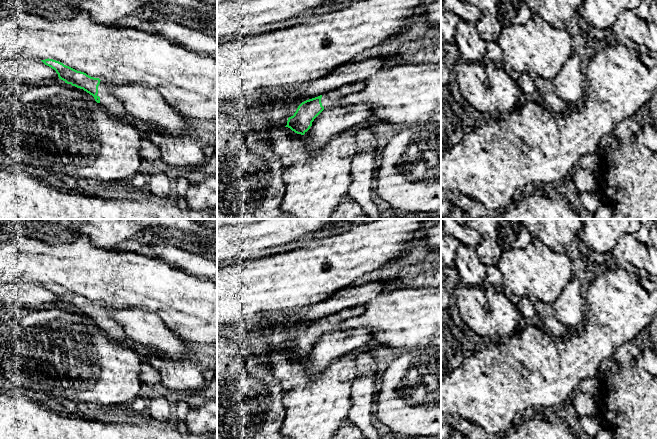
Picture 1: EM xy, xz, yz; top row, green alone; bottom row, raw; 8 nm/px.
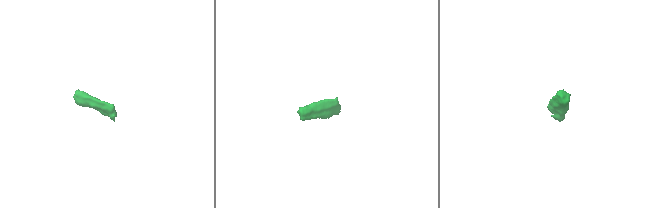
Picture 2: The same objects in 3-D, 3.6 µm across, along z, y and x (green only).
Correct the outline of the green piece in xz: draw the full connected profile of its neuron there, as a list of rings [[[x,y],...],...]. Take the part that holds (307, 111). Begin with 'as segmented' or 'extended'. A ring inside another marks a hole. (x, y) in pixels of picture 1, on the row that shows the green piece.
extended; [[[356,81],[351,84],[330,90],[323,95],[302,102],[293,116],[288,118],[285,127],[297,134],[304,135],[312,126],[314,119],[326,108],[339,104],[341,98],[361,90],[365,82]]]

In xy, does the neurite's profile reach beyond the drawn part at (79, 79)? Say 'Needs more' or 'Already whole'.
Needs more

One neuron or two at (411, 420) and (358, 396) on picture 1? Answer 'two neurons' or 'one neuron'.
two neurons

